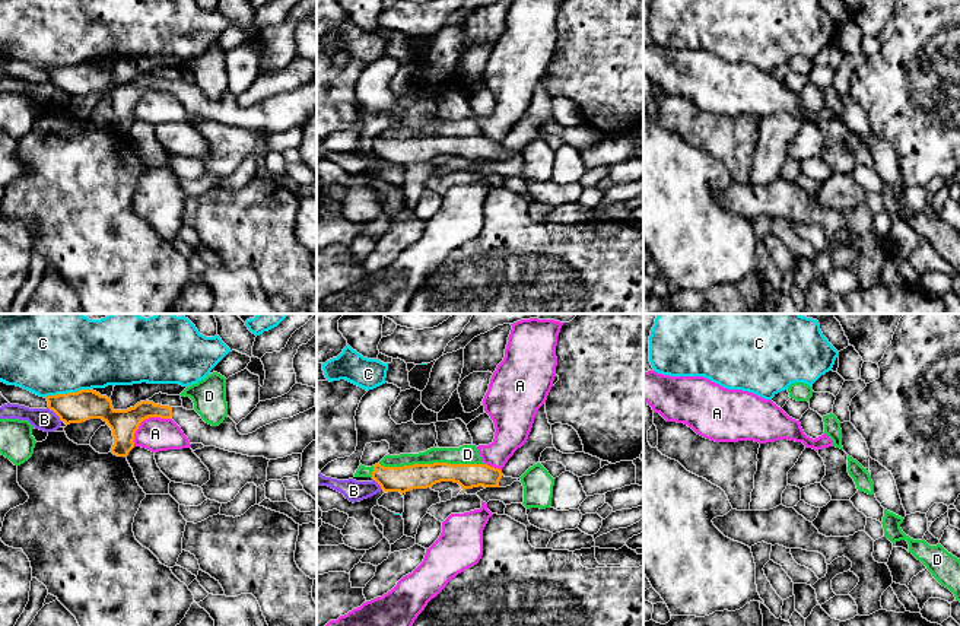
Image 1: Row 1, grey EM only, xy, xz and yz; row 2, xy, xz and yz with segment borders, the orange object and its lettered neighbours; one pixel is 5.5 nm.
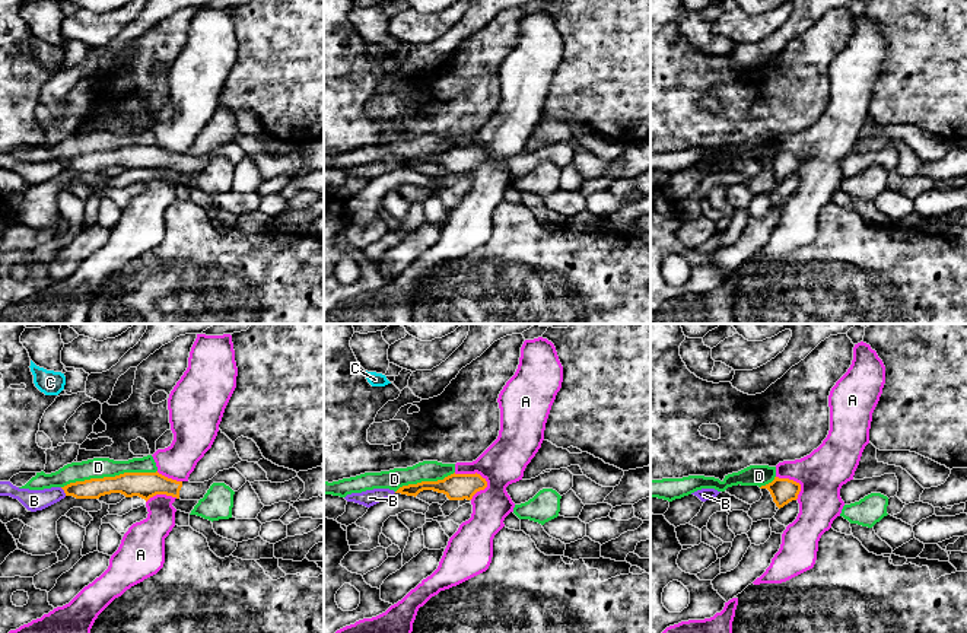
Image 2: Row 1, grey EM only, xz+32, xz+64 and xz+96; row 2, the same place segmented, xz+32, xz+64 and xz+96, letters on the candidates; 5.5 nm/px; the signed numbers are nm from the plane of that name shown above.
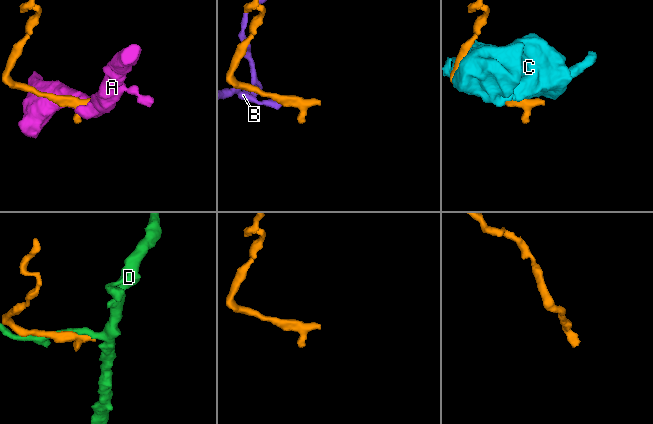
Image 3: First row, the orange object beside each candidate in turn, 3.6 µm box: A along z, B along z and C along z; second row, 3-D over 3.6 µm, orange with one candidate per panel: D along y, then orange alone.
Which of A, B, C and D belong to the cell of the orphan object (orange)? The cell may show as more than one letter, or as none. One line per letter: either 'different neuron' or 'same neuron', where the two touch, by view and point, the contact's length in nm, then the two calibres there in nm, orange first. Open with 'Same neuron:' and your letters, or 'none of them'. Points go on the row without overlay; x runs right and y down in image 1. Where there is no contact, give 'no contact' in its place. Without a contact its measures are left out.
Same neuron: none of them
A: different neuron | xy (143, 92) | 260 nm | 150/190 nm
B: different neuron | xy (54, 85) | 120 nm | 180/130 nm
C: different neuron | xy (67, 66) | 260 nm | 180/380 nm
D: different neuron | xz (431, 137) | 600 nm | 140/110 nm

